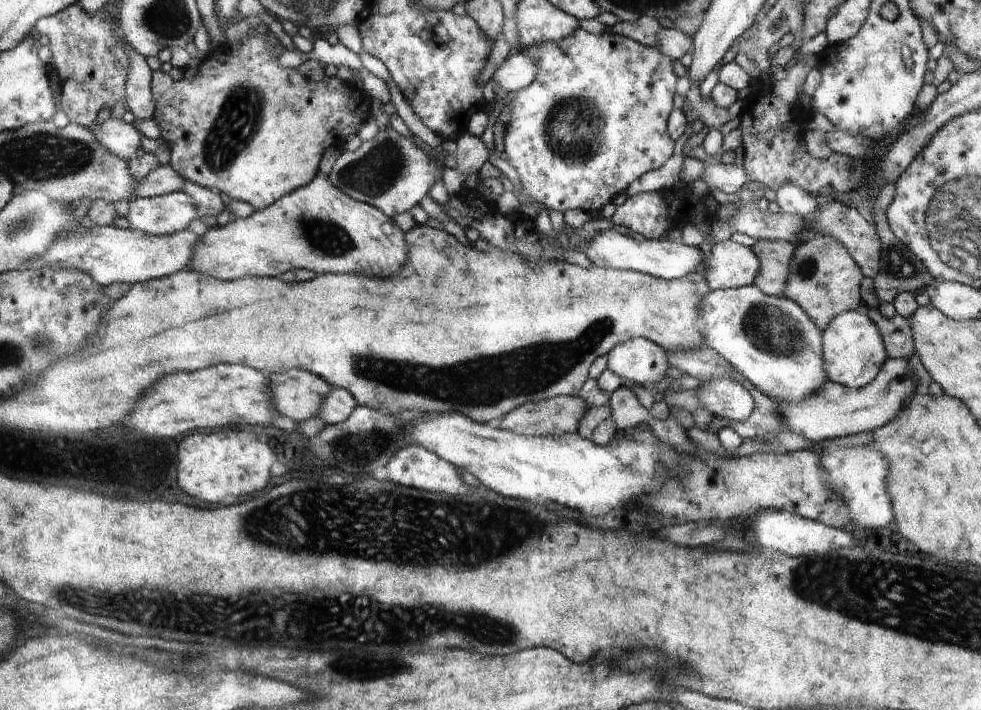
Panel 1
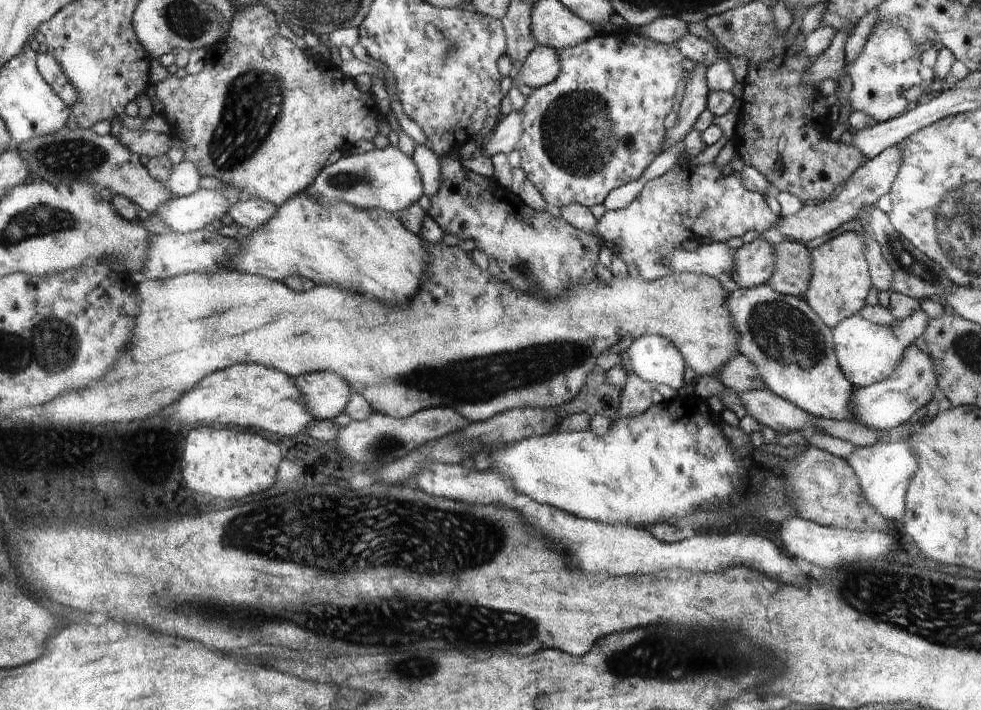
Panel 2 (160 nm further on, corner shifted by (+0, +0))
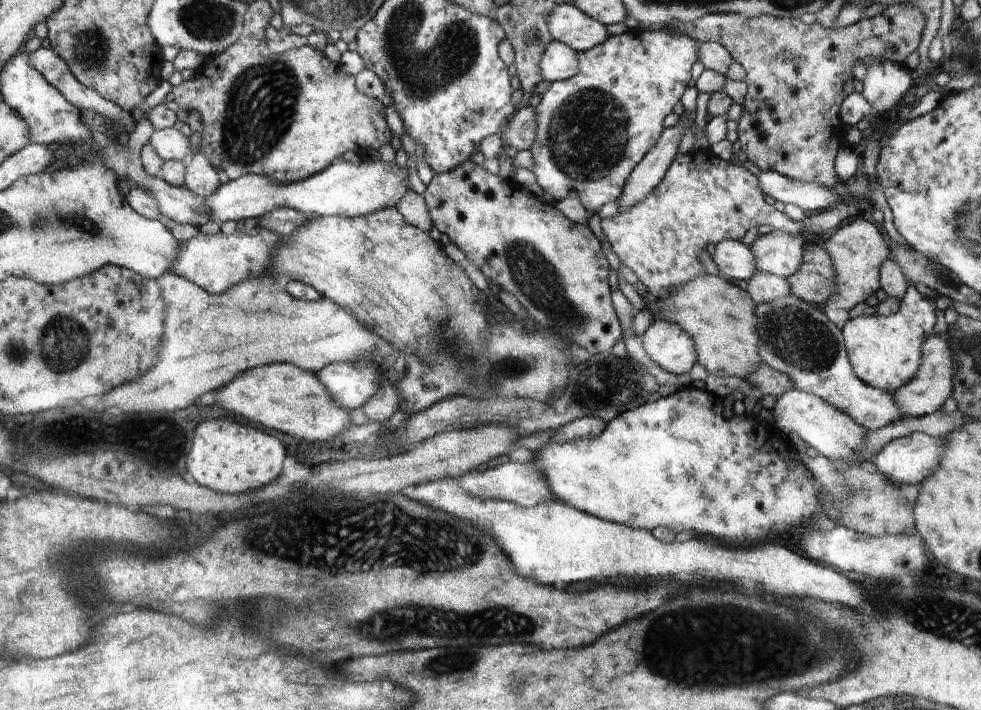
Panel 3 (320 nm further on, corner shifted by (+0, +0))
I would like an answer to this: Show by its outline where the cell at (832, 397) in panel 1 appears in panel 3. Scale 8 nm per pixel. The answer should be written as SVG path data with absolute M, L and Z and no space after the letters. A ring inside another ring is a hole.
M942 333L932 334L922 343L922 362L914 378L901 389L893 391L893 397L898 403L903 416L921 417L927 414L940 412L942 405L953 393L955 374L957 373L957 360L950 348L950 335Z

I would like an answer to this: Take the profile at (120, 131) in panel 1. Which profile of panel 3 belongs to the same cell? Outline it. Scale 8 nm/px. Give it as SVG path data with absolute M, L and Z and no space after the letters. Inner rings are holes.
M176 127L167 129L154 129L154 134L149 138L150 146L160 158L165 161L180 161L190 164L193 157L190 149L190 139L182 134Z

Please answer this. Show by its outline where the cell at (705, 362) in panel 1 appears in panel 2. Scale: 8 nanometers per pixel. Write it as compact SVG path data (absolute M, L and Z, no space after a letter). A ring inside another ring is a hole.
M738 355L718 374L722 376L724 386L732 392L757 391L766 389L764 381L758 374L758 369L749 358Z

